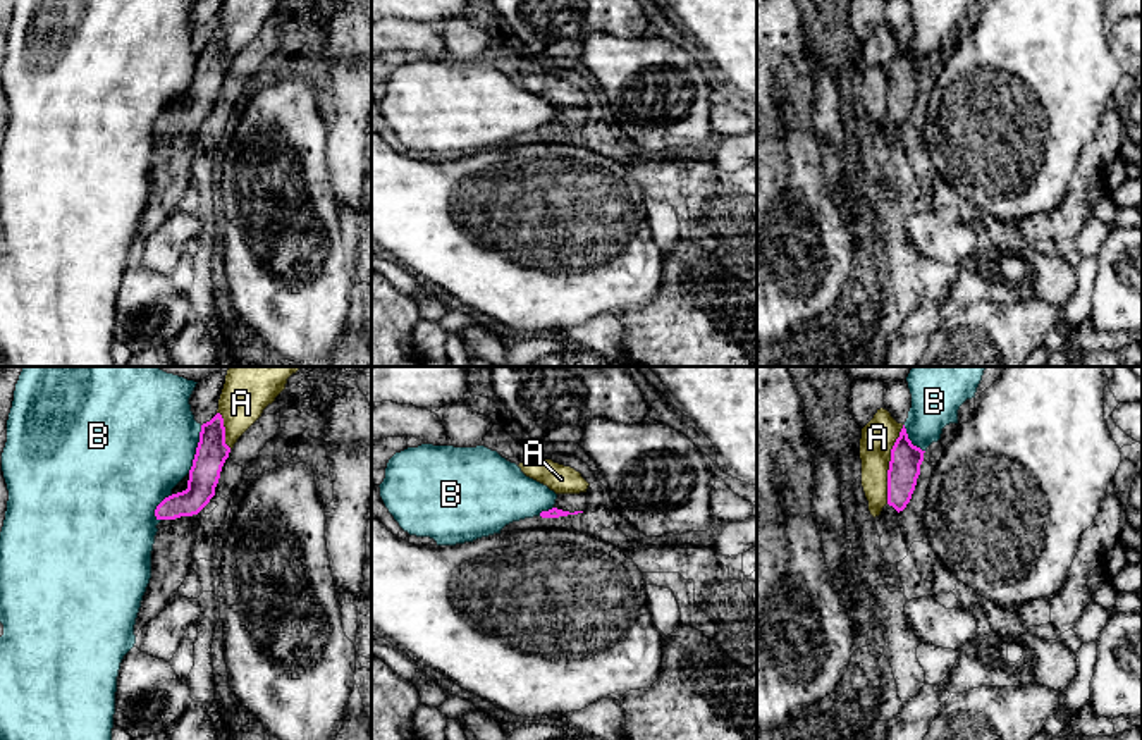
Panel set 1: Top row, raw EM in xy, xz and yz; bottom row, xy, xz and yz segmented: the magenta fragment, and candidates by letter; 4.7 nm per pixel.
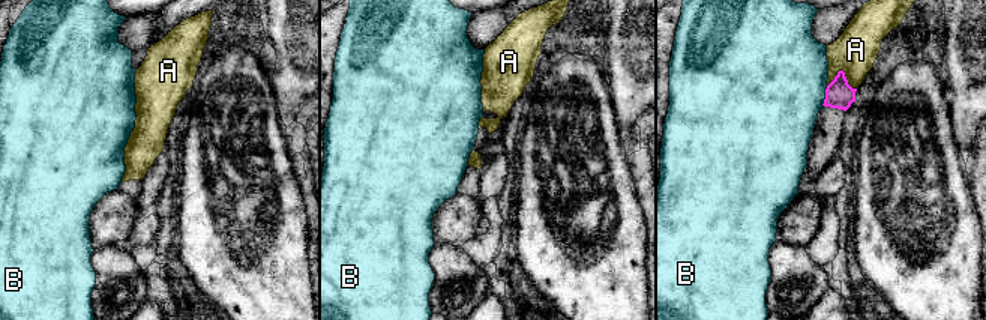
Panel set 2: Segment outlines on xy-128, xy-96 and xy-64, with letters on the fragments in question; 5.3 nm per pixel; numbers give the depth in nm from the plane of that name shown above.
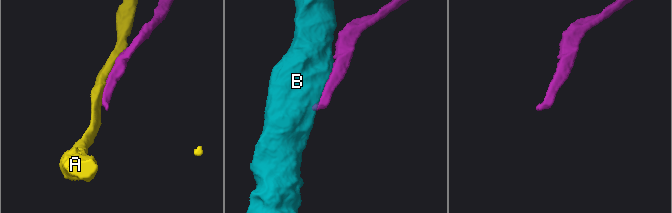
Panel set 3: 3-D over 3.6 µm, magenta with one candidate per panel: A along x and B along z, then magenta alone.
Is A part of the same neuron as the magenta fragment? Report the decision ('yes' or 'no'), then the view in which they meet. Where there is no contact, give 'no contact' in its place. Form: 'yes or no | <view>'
no | yz

